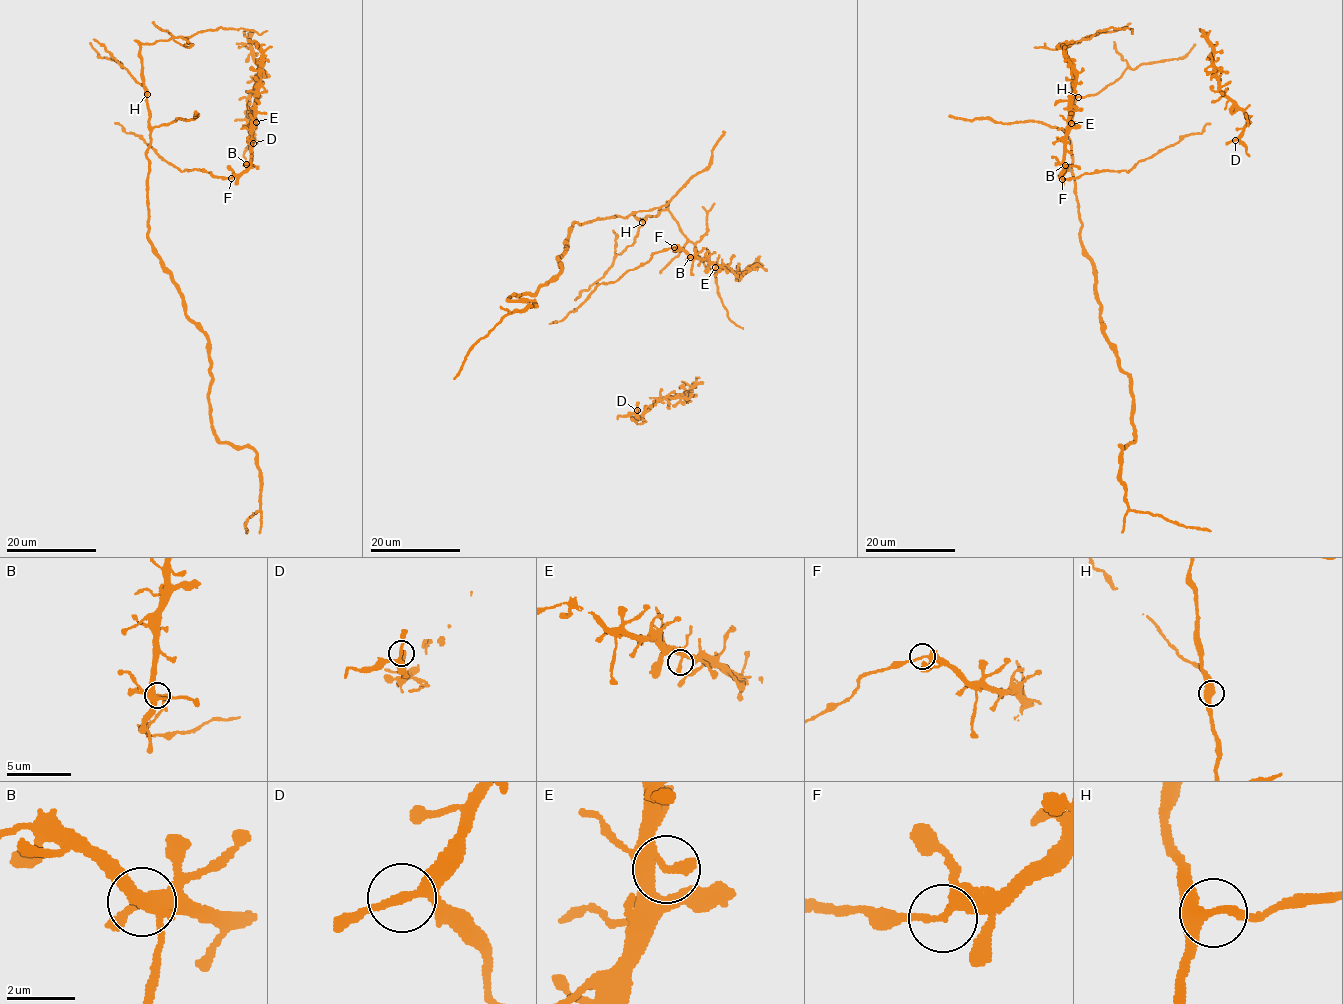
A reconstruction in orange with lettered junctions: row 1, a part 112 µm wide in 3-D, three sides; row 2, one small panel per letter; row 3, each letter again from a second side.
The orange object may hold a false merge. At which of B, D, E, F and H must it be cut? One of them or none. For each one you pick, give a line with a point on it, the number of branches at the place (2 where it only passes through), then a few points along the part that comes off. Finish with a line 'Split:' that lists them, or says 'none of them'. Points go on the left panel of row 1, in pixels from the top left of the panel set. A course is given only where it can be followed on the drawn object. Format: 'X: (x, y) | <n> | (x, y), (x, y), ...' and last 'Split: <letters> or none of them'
F: (231, 178) | 3 | (231, 178), (196, 169), (180, 171), (162, 160), (144, 140), (127, 133), (115, 123)
Split: F

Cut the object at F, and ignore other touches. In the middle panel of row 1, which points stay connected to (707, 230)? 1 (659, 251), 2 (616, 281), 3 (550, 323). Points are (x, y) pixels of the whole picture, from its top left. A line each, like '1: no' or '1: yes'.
1: no
2: no
3: no

